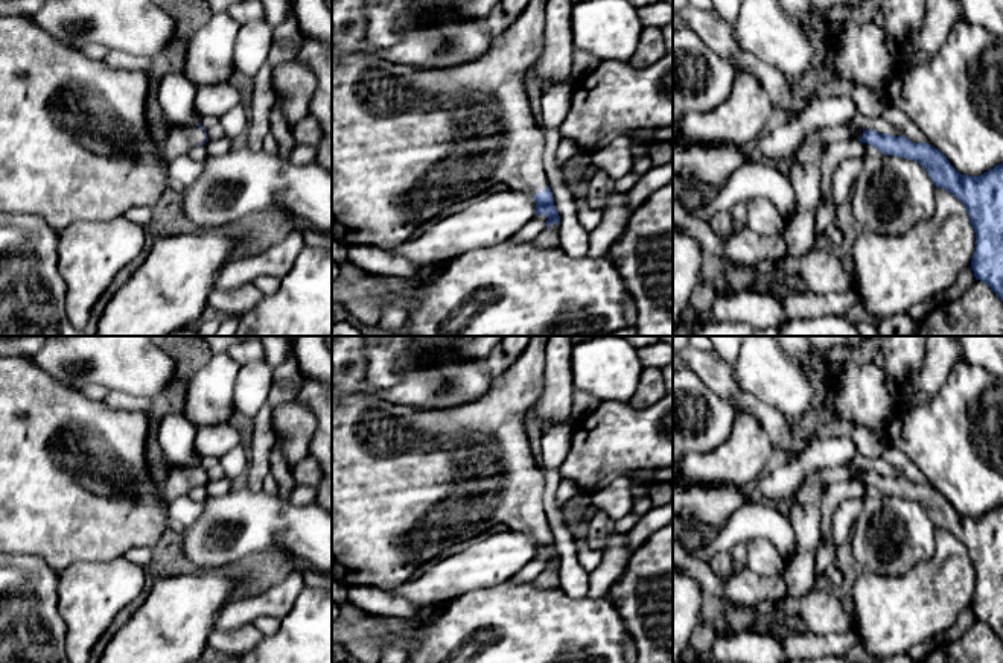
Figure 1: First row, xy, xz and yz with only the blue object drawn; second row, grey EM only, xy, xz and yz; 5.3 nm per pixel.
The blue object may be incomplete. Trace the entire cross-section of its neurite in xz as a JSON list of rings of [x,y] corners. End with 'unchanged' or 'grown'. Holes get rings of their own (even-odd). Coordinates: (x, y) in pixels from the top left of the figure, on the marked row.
[[[528,0],[527,8],[501,36],[492,36],[489,50],[470,62],[457,64],[451,68],[412,68],[374,55],[352,55],[345,62],[332,46],[332,237],[345,246],[376,246],[394,249],[411,239],[414,230],[434,219],[444,208],[464,202],[496,184],[505,184],[510,190],[530,193],[536,199],[536,216],[548,217],[546,227],[560,225],[560,216],[554,205],[552,192],[546,184],[543,170],[543,128],[530,108],[525,91],[525,76],[542,53],[542,36],[546,0]]]; grown

